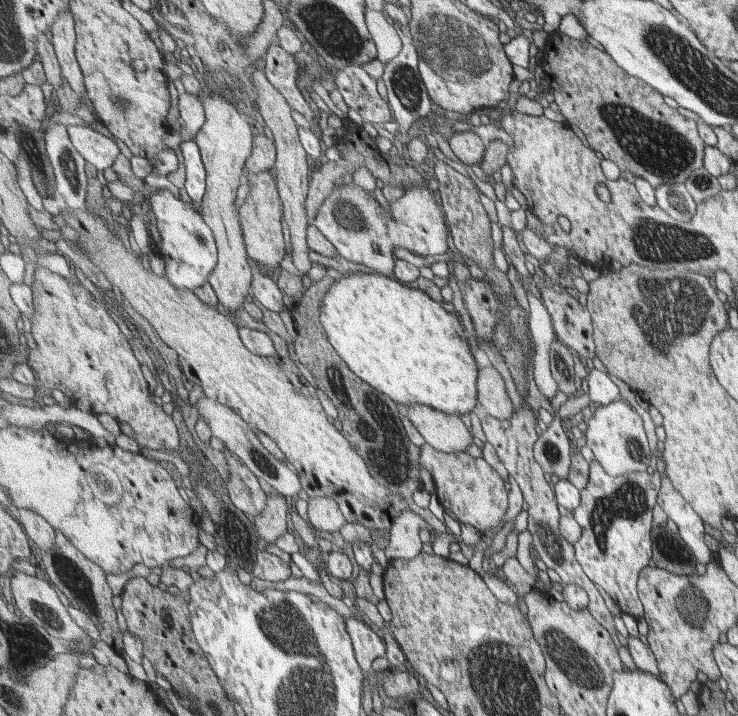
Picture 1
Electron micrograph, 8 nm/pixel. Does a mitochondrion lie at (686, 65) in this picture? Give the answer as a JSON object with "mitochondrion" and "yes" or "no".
{"mitochondrion":"yes"}

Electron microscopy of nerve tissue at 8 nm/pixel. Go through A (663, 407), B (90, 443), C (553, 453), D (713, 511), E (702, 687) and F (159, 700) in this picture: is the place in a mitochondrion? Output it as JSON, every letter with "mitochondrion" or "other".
{"A":"other","B":"other","C":"mitochondrion","D":"other","E":"other","F":"other"}

